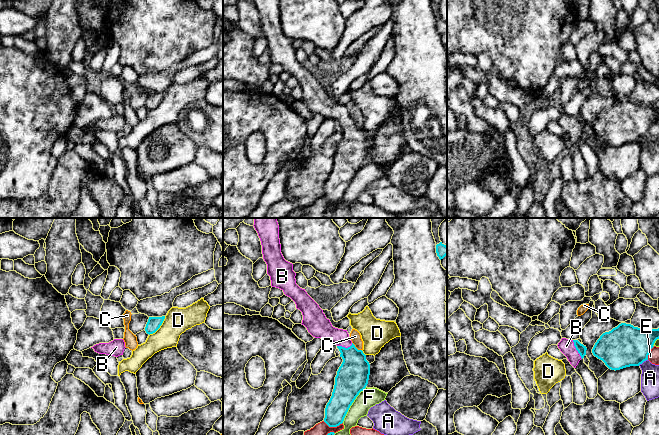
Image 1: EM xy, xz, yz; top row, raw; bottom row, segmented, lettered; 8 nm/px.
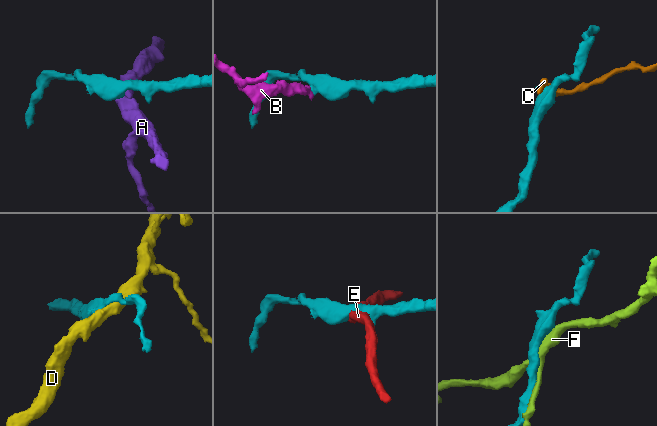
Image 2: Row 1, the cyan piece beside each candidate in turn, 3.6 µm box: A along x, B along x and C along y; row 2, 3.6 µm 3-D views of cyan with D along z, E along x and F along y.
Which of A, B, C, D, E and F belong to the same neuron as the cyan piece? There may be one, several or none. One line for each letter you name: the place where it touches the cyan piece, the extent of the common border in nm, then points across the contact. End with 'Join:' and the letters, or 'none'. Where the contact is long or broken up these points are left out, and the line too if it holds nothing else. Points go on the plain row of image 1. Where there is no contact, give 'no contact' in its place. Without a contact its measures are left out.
B: meets cyan in yz at (576, 125); contact 170 nm long; runs through yz (581, 125), (576, 125), (566, 122)
Join: B

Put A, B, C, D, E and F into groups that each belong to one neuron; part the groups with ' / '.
A / B / C / D / E / F

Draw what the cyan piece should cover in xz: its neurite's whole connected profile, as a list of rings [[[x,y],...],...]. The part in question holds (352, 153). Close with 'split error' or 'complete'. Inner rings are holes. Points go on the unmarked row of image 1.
[[[254,0],[262,21],[263,35],[267,40],[267,50],[271,62],[281,65],[302,88],[304,101],[315,114],[337,121],[343,135],[335,153],[332,172],[325,184],[324,198],[329,203],[337,203],[344,194],[369,156],[370,140],[362,126],[352,119],[347,106],[332,102],[323,86],[296,60],[293,40],[286,37],[281,29],[278,0]]]; split error

